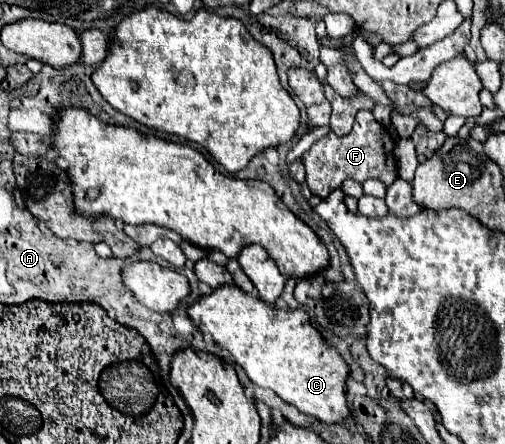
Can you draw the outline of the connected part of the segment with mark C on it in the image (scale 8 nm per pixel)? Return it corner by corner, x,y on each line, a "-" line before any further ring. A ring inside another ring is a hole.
223,286
213,290
213,294
209,296
201,296
193,306
189,306
187,314
203,334
211,334
221,348
231,352
233,360
245,370
245,374
253,384
273,390
285,402
293,404
301,412
315,416
327,424
341,422
351,414
351,408
347,402
347,390
345,390
345,382
349,378
349,366
341,358
341,354
331,344
327,344
327,340
311,324
309,314
305,310
301,308
281,310
273,304
267,304
259,298
245,294
237,286

